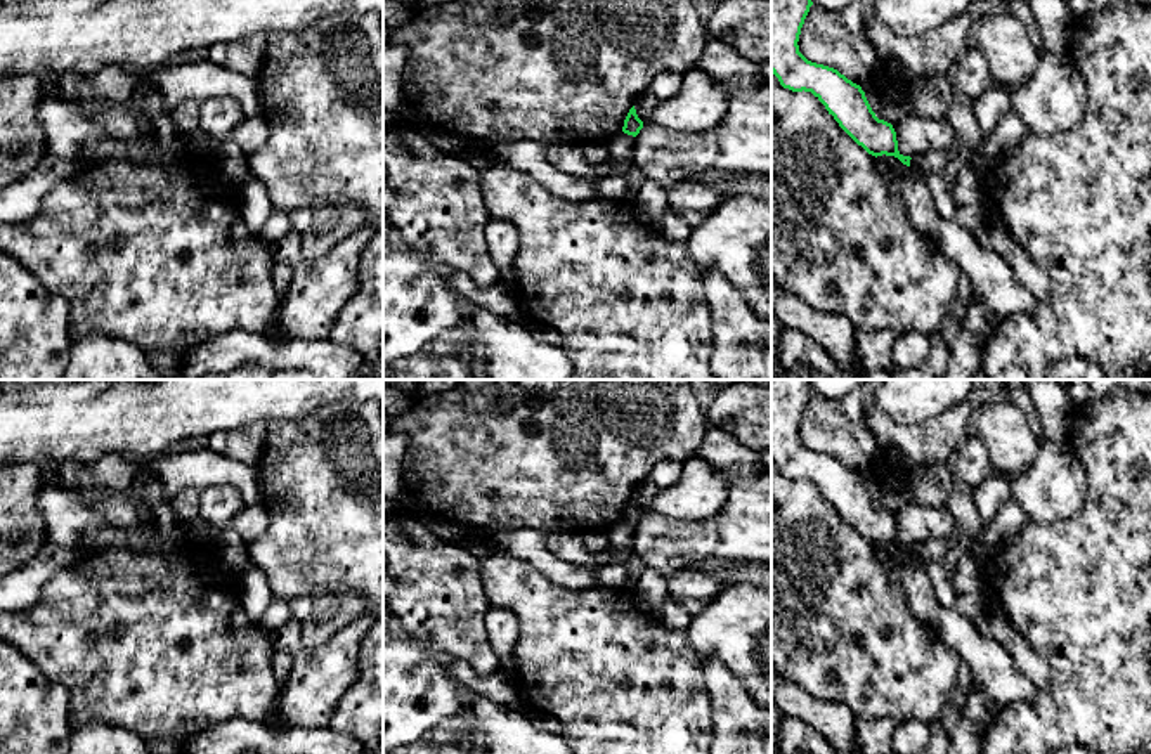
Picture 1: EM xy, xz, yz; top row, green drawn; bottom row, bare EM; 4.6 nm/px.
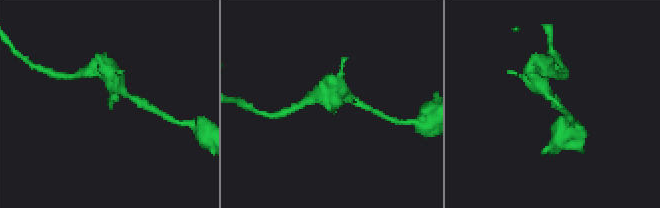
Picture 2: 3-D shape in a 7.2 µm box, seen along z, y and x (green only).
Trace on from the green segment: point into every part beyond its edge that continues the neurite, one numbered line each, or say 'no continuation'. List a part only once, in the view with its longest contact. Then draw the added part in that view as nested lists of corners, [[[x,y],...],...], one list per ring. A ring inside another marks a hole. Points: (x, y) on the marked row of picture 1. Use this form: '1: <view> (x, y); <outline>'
no continuation

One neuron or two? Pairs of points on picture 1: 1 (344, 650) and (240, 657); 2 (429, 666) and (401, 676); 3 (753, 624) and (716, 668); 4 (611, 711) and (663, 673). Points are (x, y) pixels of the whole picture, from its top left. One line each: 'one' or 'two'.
1: two
2: one
3: two
4: one

